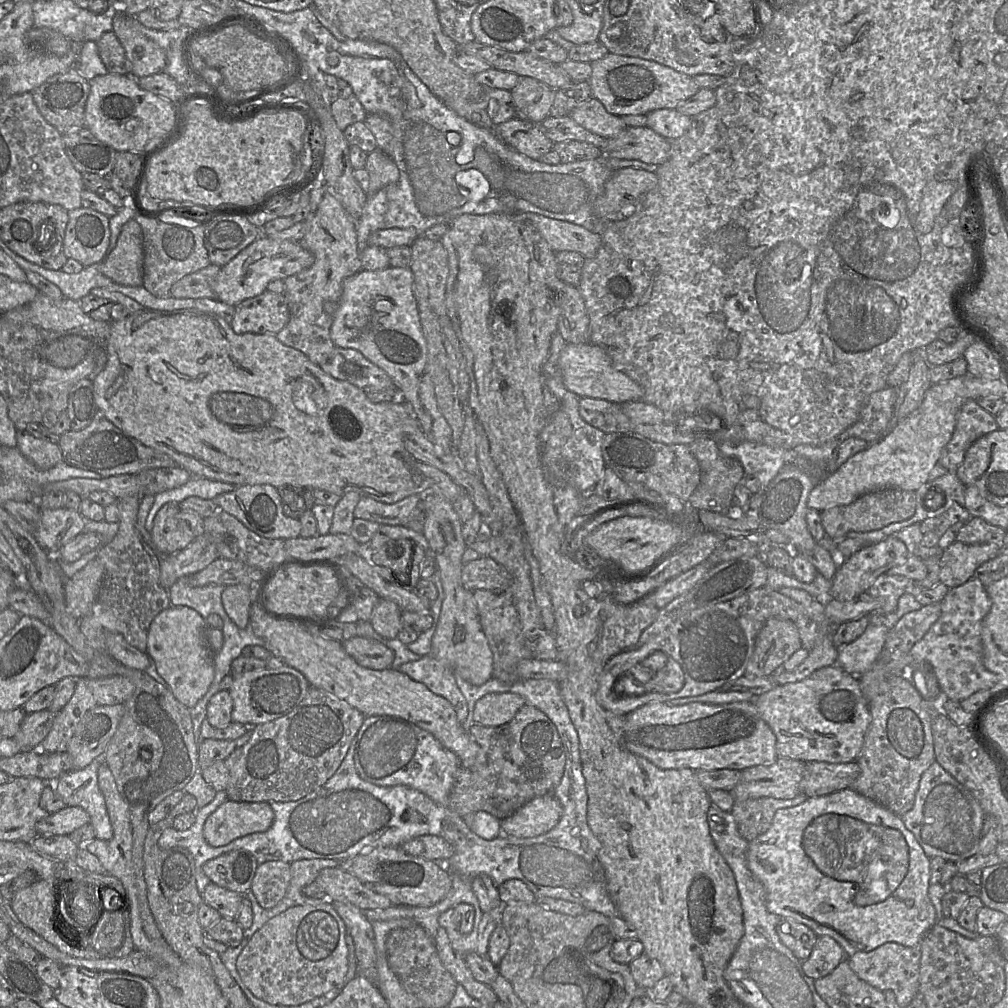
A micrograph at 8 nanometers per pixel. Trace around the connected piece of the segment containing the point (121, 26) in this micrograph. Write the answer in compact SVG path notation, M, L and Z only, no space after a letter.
M120 10L113 18L113 32L122 44L126 57L132 65L132 75L146 77L163 72L167 64L166 52L154 41L132 29L130 26L132 17L135 16L126 15Z

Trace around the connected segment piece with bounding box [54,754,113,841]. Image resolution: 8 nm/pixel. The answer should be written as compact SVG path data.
M104 754L83 769L64 772L54 783L55 791L66 806L78 806L90 816L95 837L111 840L113 828L109 819L105 798L98 786L98 769L104 763Z

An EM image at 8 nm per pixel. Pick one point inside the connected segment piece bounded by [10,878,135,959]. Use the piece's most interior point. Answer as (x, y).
(32, 905)

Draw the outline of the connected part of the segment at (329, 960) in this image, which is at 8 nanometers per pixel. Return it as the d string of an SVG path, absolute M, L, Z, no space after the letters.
M328 899L317 905L300 905L288 908L271 918L248 940L239 954L237 971L252 994L269 1004L298 1006L323 996L341 986L348 971L347 930L344 922Z

